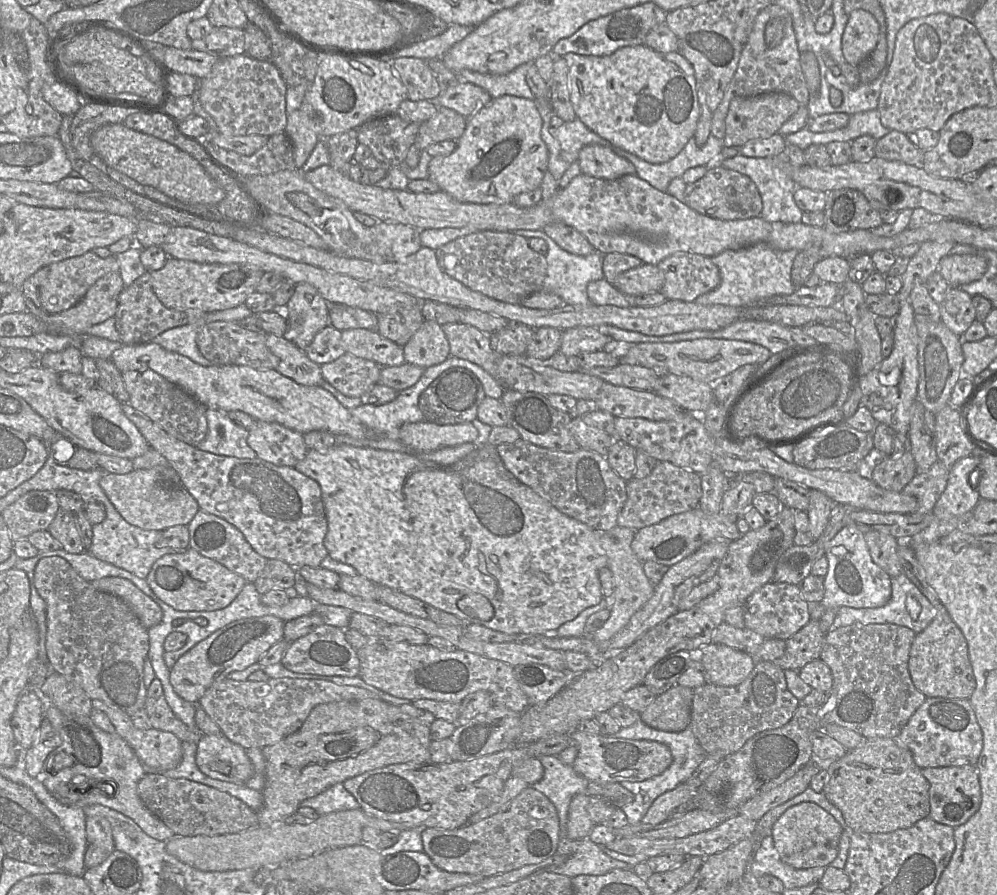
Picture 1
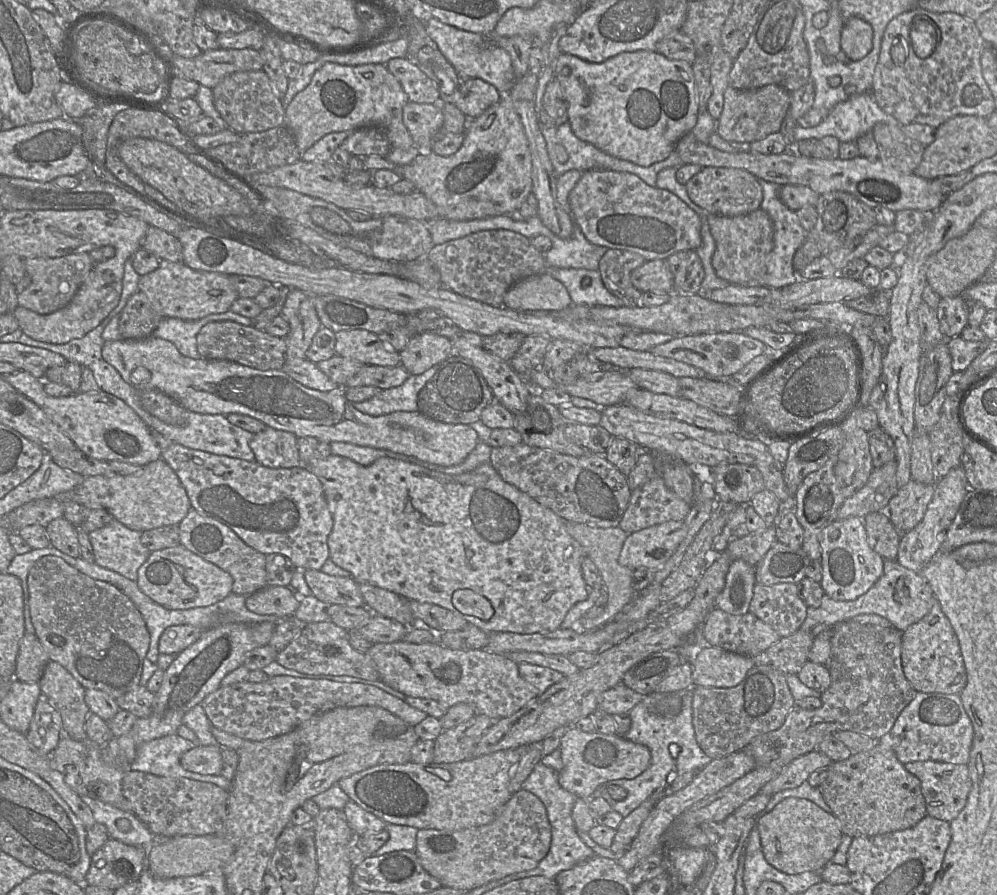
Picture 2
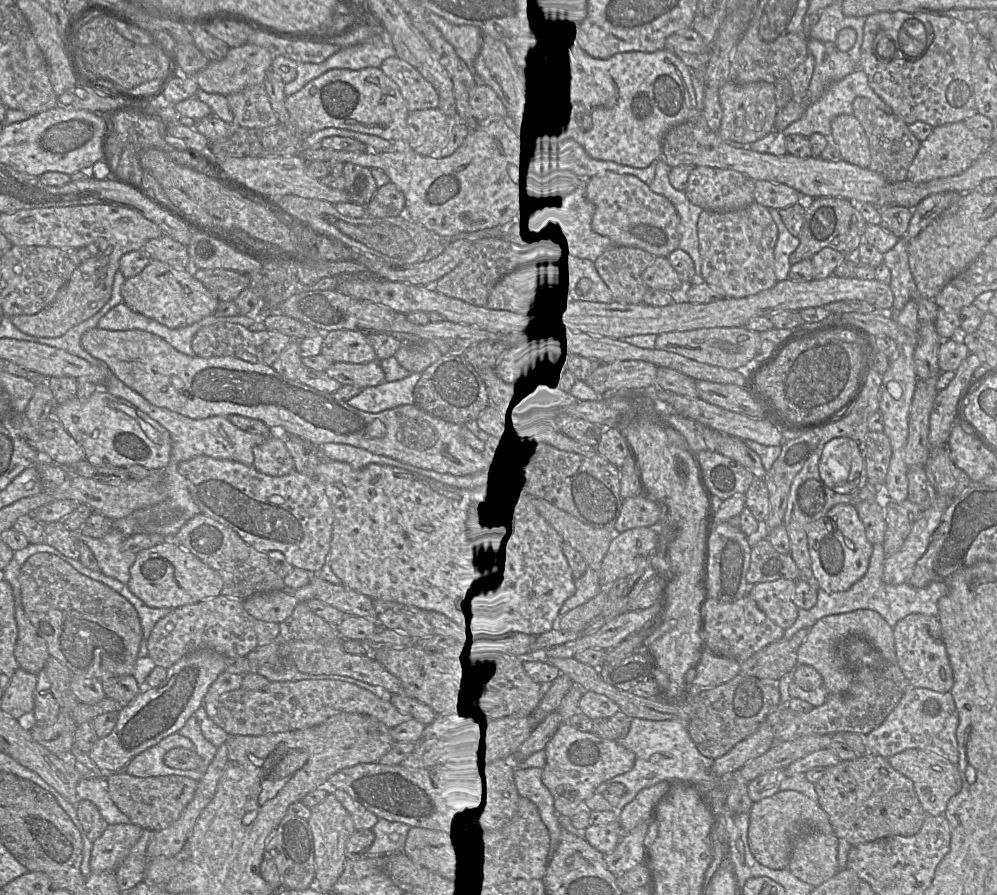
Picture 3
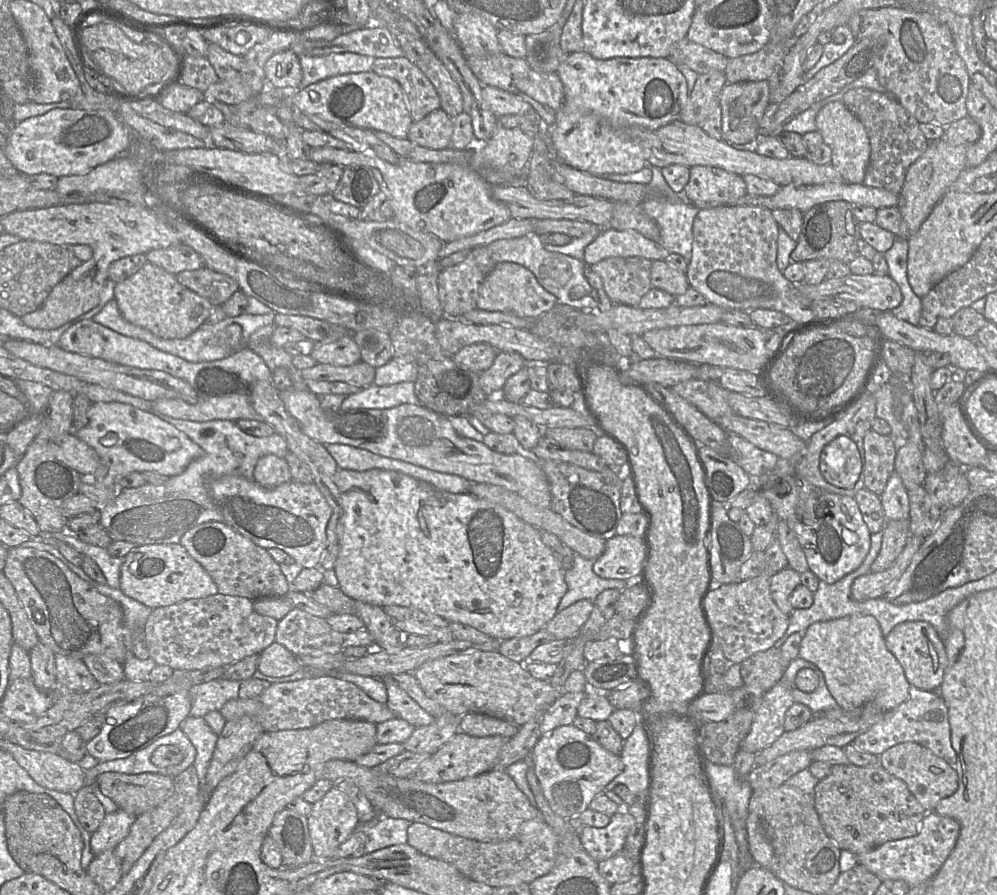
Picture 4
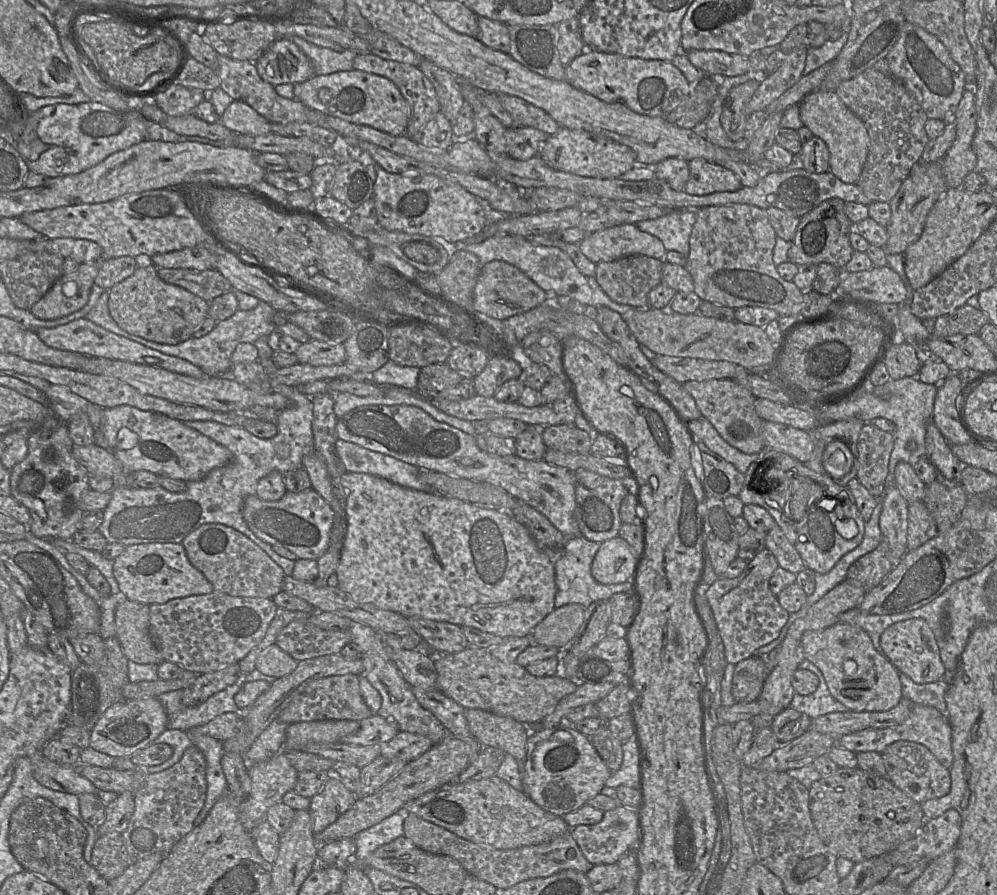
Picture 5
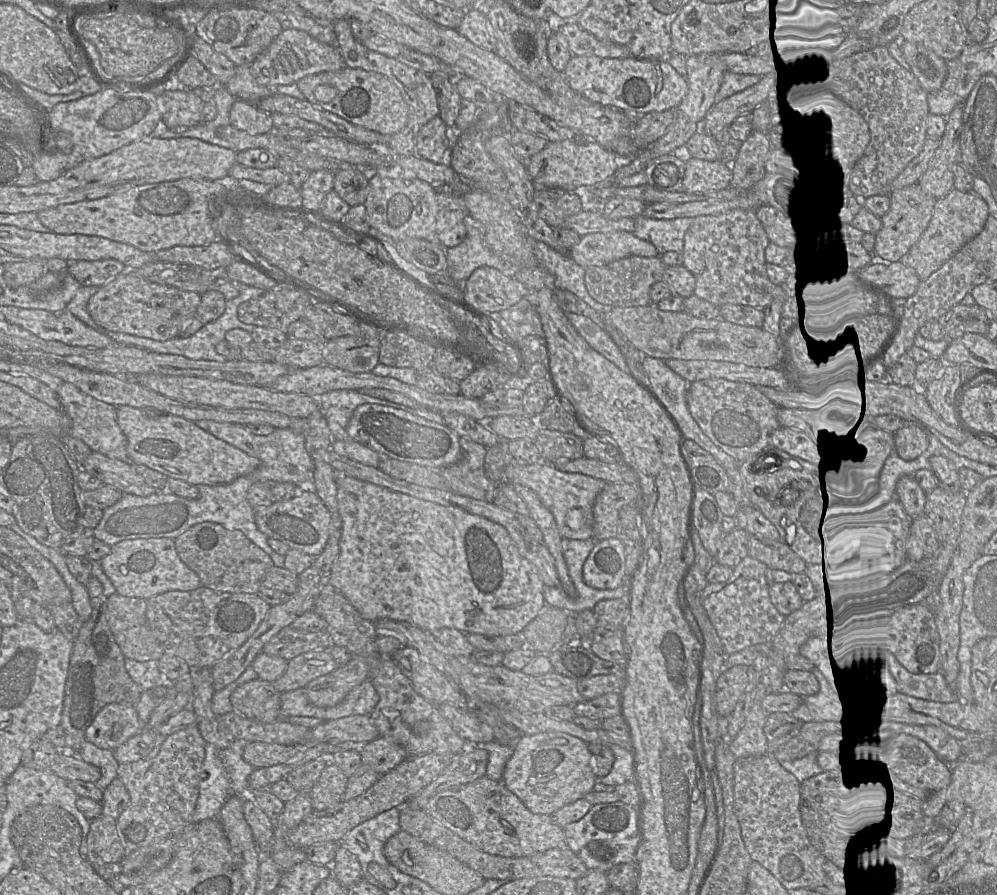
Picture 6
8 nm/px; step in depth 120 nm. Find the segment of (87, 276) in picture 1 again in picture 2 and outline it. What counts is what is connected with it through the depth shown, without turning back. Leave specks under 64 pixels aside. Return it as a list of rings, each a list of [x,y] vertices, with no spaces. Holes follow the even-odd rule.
[[[79,253],[58,258],[27,258],[24,259],[24,264],[31,282],[28,287],[18,293],[18,305],[44,315],[65,307],[72,300],[95,262],[89,253]]]

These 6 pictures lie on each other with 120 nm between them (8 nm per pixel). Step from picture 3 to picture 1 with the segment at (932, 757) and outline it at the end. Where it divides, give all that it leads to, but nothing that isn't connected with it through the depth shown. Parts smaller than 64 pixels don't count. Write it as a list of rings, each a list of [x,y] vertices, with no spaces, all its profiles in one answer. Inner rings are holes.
[[[975,765],[927,767],[921,771],[929,783],[931,819],[956,828],[966,823],[978,811],[981,804],[981,789]]]

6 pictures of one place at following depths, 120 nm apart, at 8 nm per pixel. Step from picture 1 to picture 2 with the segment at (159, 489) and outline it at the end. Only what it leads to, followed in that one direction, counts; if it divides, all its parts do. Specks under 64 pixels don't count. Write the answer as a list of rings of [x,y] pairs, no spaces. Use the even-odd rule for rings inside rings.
[[[162,458],[153,461],[134,475],[90,476],[75,488],[53,498],[62,503],[74,501],[88,509],[102,508],[127,528],[144,532],[178,525],[192,509],[189,497],[178,476]]]

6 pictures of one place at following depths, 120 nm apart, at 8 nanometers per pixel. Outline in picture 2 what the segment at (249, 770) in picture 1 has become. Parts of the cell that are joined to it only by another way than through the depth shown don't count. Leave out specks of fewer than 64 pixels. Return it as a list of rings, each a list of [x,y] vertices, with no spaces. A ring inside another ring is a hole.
[[[218,744],[198,745],[182,754],[180,764],[195,773],[219,775],[223,770],[222,747]]]

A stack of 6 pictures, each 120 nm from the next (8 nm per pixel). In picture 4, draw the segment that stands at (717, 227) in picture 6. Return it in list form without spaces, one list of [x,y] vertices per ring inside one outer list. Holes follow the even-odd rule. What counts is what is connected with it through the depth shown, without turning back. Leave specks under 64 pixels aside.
[[[721,205],[717,207],[700,209],[693,222],[692,257],[686,270],[686,276],[690,287],[700,292],[706,299],[707,303],[717,305],[723,309],[744,310],[747,312],[757,308],[772,309],[783,312],[796,323],[810,322],[820,318],[815,317],[812,310],[812,302],[799,292],[798,285],[787,280],[777,267],[776,255],[778,233],[778,224],[774,220],[771,211],[765,207],[750,205]]]

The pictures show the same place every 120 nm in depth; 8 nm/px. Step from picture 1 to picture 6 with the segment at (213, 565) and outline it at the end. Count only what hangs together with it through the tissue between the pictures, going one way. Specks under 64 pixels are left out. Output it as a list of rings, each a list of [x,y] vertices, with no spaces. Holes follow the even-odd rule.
[[[172,538],[120,541],[111,546],[110,552],[100,560],[100,563],[116,592],[126,597],[148,599],[172,590],[191,591],[202,586],[197,573],[179,557]]]

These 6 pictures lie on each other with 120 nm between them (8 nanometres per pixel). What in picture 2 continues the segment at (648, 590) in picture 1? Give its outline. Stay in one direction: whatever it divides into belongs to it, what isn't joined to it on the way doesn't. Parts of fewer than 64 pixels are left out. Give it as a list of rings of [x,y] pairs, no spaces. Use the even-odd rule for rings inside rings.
[[[570,521],[566,522],[566,529],[568,533],[581,545],[585,556],[590,558],[598,568],[603,580],[603,590],[607,593],[608,601],[603,613],[593,619],[583,616],[576,626],[584,631],[593,631],[612,621],[636,595],[632,587],[634,570],[622,566],[618,562],[622,546],[629,534],[618,526],[600,528]]]

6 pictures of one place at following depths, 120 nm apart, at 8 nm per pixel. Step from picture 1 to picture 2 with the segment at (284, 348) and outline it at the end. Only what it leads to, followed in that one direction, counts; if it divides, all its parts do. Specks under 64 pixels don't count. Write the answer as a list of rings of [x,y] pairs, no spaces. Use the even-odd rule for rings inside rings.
[[[306,358],[284,363],[281,370],[297,382],[311,389],[329,392],[339,388],[335,382],[318,368],[317,364]]]

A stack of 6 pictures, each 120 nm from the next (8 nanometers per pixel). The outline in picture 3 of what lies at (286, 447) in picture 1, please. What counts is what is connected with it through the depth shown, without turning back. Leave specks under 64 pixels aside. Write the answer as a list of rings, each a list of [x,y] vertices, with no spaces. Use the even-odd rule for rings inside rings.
[[[271,435],[253,448],[253,467],[270,476],[283,476],[294,471],[294,462],[282,435]]]

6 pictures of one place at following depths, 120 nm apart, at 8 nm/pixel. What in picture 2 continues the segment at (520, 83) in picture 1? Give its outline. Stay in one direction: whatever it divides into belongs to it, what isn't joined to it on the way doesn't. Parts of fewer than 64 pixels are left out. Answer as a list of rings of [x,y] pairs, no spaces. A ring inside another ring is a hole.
[[[423,16],[423,22],[430,38],[440,52],[452,64],[461,79],[479,78],[492,84],[501,94],[507,94],[516,82],[510,55],[493,42],[490,36],[458,29],[442,23],[437,18]]]

